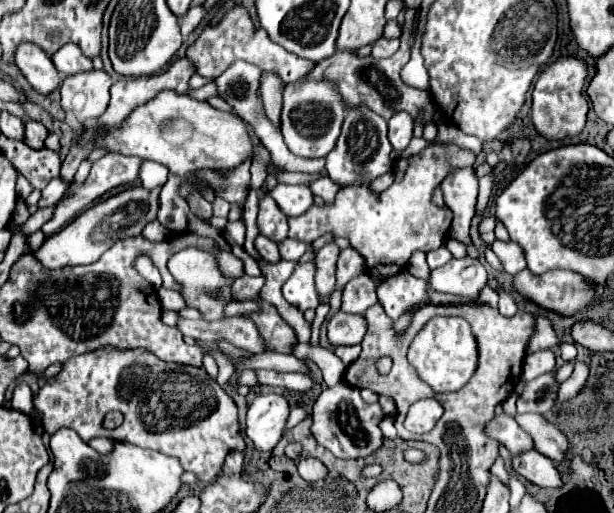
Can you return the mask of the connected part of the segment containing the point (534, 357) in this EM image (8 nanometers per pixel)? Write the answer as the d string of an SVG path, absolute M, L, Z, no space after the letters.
M538 351L526 355L522 365L522 377L540 377L544 373L552 373L556 367L556 359L552 351Z

